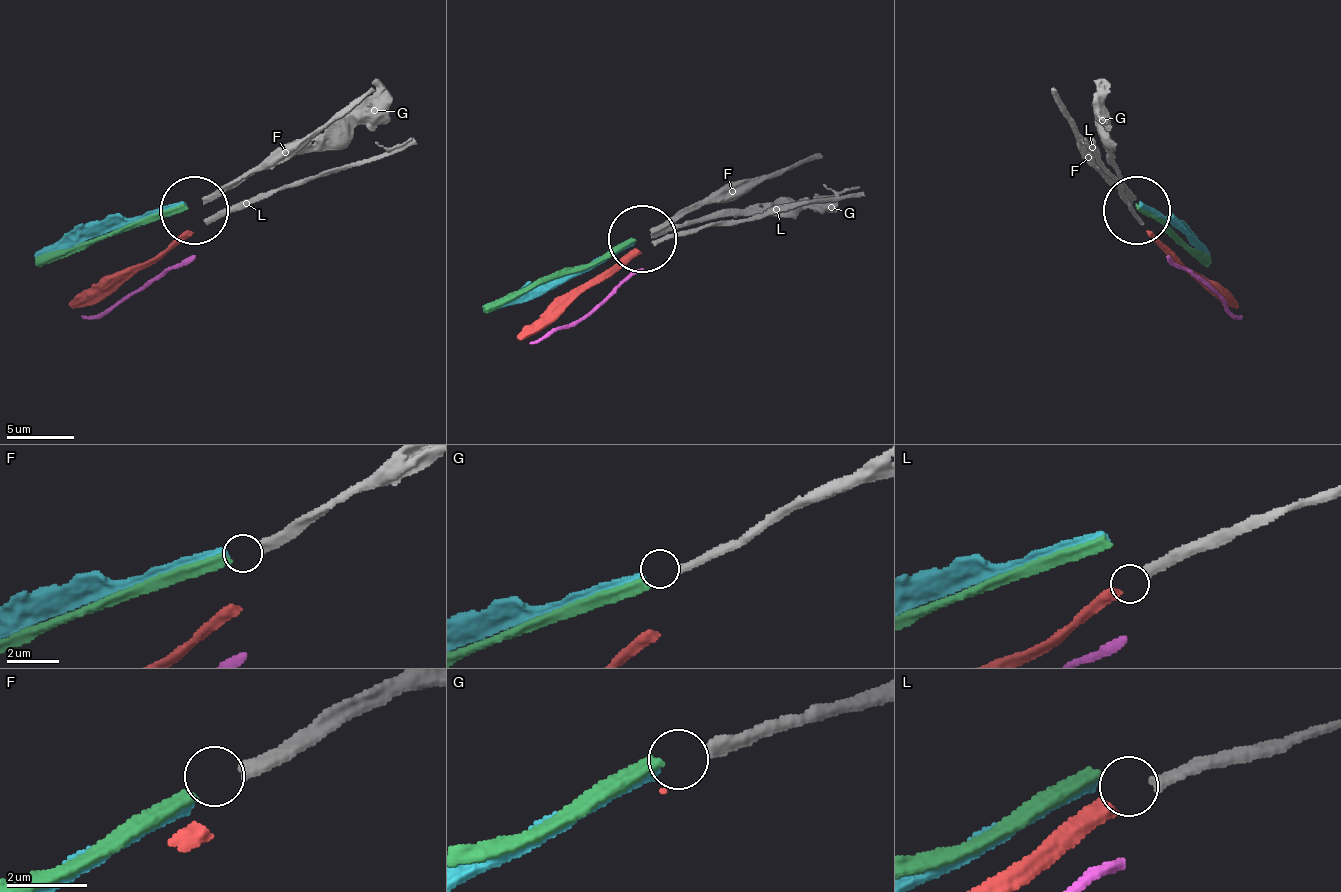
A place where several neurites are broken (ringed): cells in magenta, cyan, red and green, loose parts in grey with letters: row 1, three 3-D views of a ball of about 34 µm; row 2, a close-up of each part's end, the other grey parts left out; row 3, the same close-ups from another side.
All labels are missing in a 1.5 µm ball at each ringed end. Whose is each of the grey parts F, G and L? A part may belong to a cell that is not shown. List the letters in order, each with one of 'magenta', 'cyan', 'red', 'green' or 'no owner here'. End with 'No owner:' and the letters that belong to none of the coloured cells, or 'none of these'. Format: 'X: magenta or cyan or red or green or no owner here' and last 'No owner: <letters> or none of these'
F: green
G: cyan
L: red
No owner: none of these

